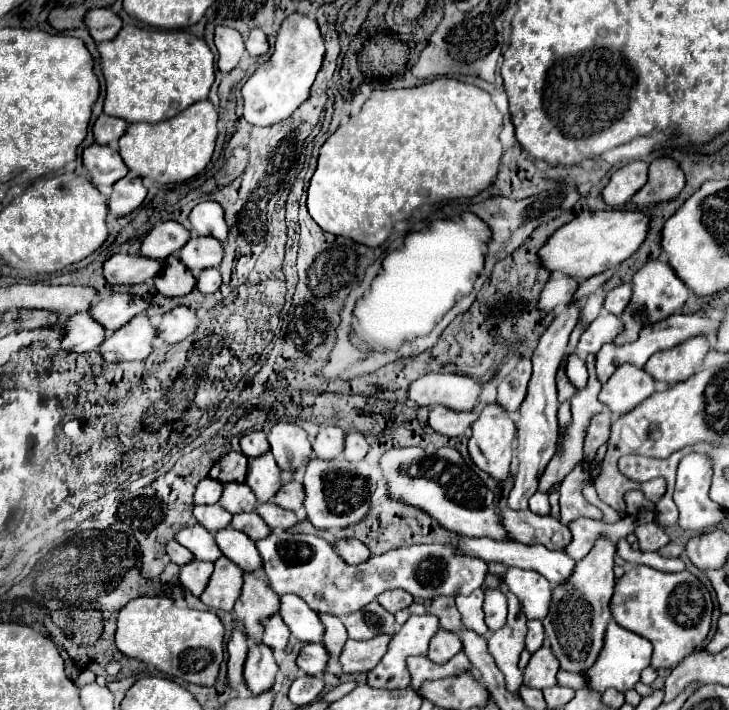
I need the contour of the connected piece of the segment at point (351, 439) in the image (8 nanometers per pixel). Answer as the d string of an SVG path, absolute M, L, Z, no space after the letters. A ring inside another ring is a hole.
M346 433L346 443L344 443L344 457L352 463L360 461L368 451L368 443L364 435L360 433Z

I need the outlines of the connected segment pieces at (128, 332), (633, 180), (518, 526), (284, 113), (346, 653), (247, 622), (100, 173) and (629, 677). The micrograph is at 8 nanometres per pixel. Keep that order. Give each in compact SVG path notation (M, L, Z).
M136 315L130 323L120 327L118 331L110 333L102 345L98 347L98 353L108 363L124 363L124 361L142 361L150 355L152 347L150 341L154 339L156 331L150 325L146 315Z
M632 161L624 167L620 167L612 177L610 183L602 189L604 201L614 207L622 209L624 203L630 201L630 197L642 189L648 175L648 163L646 161Z
M504 509L500 513L502 527L512 541L526 545L544 545L546 549L564 549L570 541L570 531L556 517L542 517L532 511Z
M298 13L286 17L276 35L272 57L262 63L242 87L244 119L256 127L270 127L282 119L288 119L308 99L308 91L322 65L324 51L324 41L314 19Z
M376 635L368 641L348 639L340 655L340 665L344 673L366 673L380 663L384 657L392 635Z
M246 571L242 593L234 605L234 613L238 621L244 625L246 635L254 637L254 641L260 641L262 631L264 631L260 629L260 621L276 613L278 607L280 607L280 599L274 593L274 589L270 587L270 583Z
M90 145L82 153L82 163L92 175L96 185L114 185L128 173L126 163L122 161L120 153L108 145Z
M610 621L606 635L604 635L604 647L602 647L595 664L586 673L572 673L572 671L560 669L558 683L564 687L572 687L572 689L590 687L601 694L610 687L624 693L636 685L642 669L650 665L650 655L652 655L652 643L648 639L620 627L616 621Z

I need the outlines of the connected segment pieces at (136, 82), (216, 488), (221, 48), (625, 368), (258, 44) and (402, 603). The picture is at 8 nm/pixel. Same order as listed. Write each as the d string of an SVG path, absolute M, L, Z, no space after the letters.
M126 25L112 41L102 41L98 45L102 55L102 71L106 77L106 101L104 113L126 119L128 123L158 123L174 117L184 107L190 107L196 101L208 99L208 93L214 83L214 55L204 39L170 29L142 29L136 25Z
M202 479L196 487L196 493L194 493L194 503L196 505L202 505L202 503L216 503L220 499L220 493L222 493L222 483L216 481L216 479Z
M220 25L220 29L216 29L216 49L220 53L218 69L222 73L228 73L236 67L236 63L244 55L244 39L236 29L228 29Z
M624 363L620 365L608 383L600 391L600 401L608 405L608 409L616 415L624 415L632 411L636 405L652 397L654 379L644 369Z
M252 29L250 31L250 37L246 41L246 51L252 57L260 57L260 55L268 53L268 39L266 39L266 35L264 35L262 29Z
M390 589L390 591L380 593L380 597L376 601L386 611L396 613L396 611L400 611L400 609L404 609L404 607L408 607L412 603L412 595L408 591L404 591L404 589Z

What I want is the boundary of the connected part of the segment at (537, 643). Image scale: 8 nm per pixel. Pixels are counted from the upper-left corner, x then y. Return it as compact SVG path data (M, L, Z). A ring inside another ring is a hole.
M528 621L528 635L526 635L526 649L530 653L538 651L544 641L544 627L542 621Z

